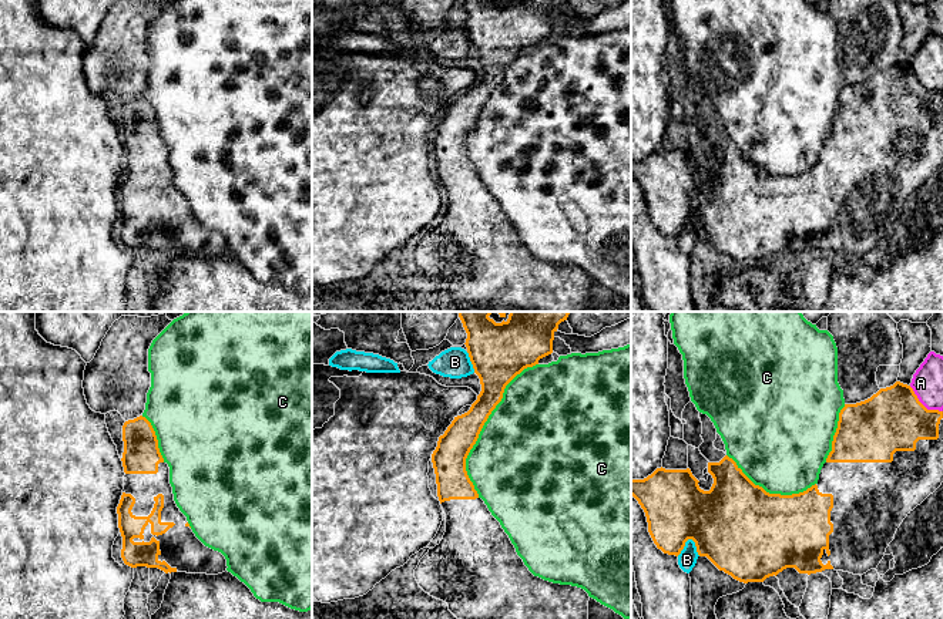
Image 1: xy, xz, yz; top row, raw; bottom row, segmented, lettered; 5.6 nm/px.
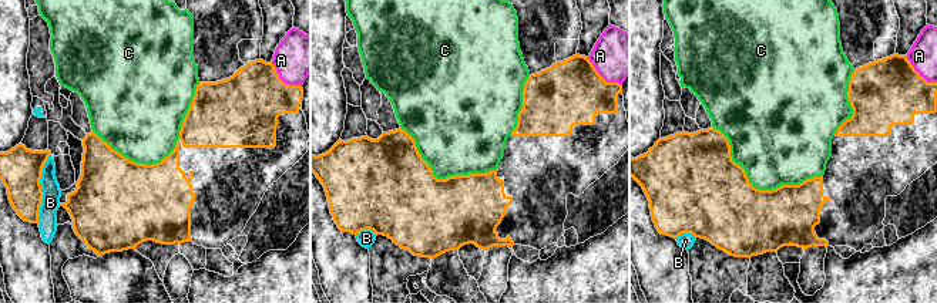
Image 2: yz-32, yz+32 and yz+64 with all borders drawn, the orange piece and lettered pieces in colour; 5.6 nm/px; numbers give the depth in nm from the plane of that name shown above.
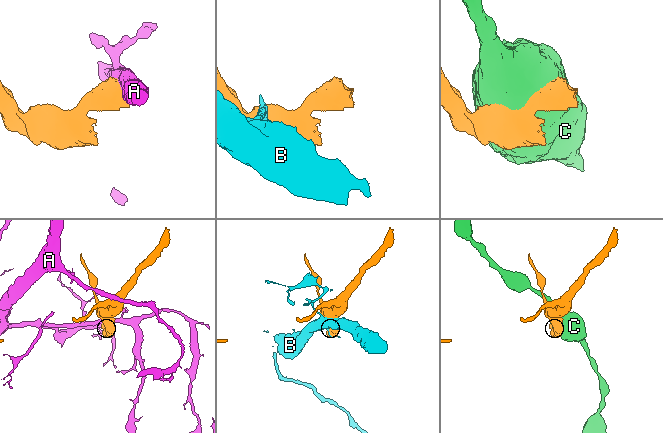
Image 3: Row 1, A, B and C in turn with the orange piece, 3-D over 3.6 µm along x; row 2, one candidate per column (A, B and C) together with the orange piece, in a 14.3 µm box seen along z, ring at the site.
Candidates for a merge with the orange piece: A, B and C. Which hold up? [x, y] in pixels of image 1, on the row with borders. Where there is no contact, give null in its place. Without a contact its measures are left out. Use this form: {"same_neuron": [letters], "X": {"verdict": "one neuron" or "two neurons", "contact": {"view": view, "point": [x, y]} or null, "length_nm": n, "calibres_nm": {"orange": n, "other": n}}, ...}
{"same_neuron": [], "A": {"verdict": "two neurons", "contact": {"view": "yz", "point": [922, 404]}, "length_nm": 240, "calibres_nm": {"orange": 360, "other": 180}}, "B": {"verdict": "two neurons", "contact": {"view": "yz", "point": [690, 538]}, "length_nm": 140, "calibres_nm": {"orange": 460, "other": 110}}, "C": {"verdict": "two neurons", "contact": {"view": "xz", "point": [483, 424]}, "length_nm": 850, "calibres_nm": {"orange": 190, "other": 500}}}

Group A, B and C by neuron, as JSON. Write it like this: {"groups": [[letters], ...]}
{"groups": [["A"], ["B"], ["C"]]}

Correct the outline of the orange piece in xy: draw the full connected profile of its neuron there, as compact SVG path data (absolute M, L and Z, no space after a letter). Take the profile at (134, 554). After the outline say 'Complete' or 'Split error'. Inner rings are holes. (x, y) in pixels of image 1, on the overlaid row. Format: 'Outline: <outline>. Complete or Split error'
Outline: M142 416L125 421L123 441L125 475L117 514L124 564L158 568L165 573L225 572L225 556L195 536L174 501L170 467L160 453L151 423Z. Split error

